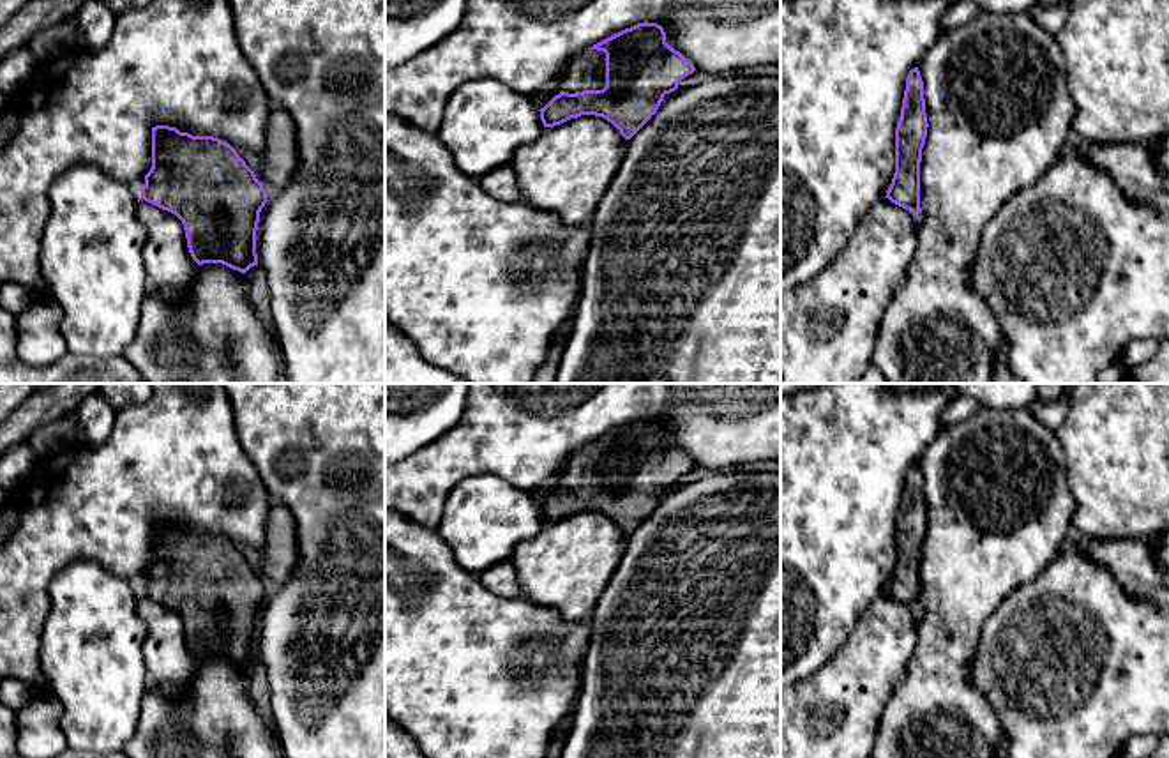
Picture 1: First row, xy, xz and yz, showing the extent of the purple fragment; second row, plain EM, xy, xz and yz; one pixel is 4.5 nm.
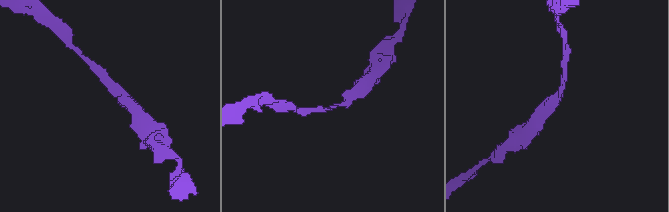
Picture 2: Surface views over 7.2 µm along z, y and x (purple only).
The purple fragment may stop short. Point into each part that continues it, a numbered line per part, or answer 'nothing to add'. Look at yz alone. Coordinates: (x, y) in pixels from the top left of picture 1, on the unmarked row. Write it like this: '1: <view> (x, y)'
nothing to add

